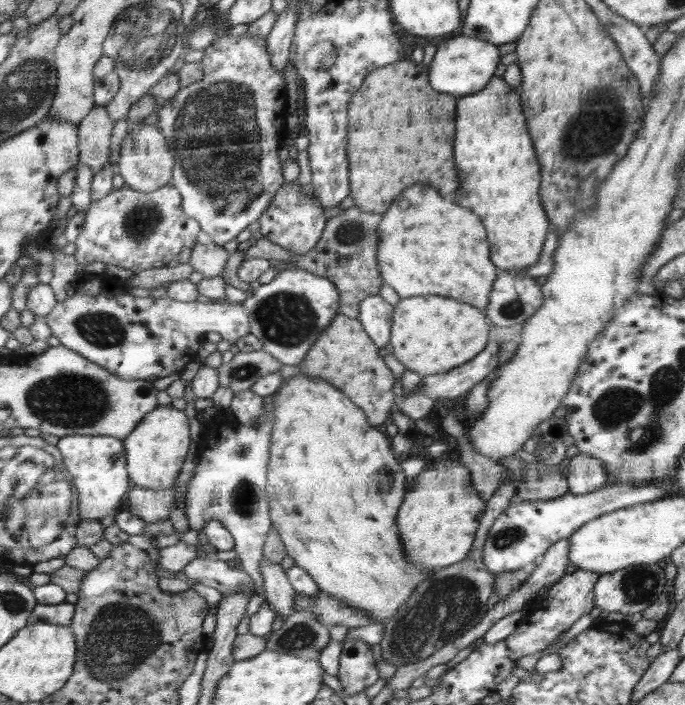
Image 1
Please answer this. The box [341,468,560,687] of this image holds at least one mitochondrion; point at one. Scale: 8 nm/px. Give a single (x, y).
(447, 605)

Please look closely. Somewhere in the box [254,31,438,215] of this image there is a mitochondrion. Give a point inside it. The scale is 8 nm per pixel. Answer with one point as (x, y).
(325, 59)

